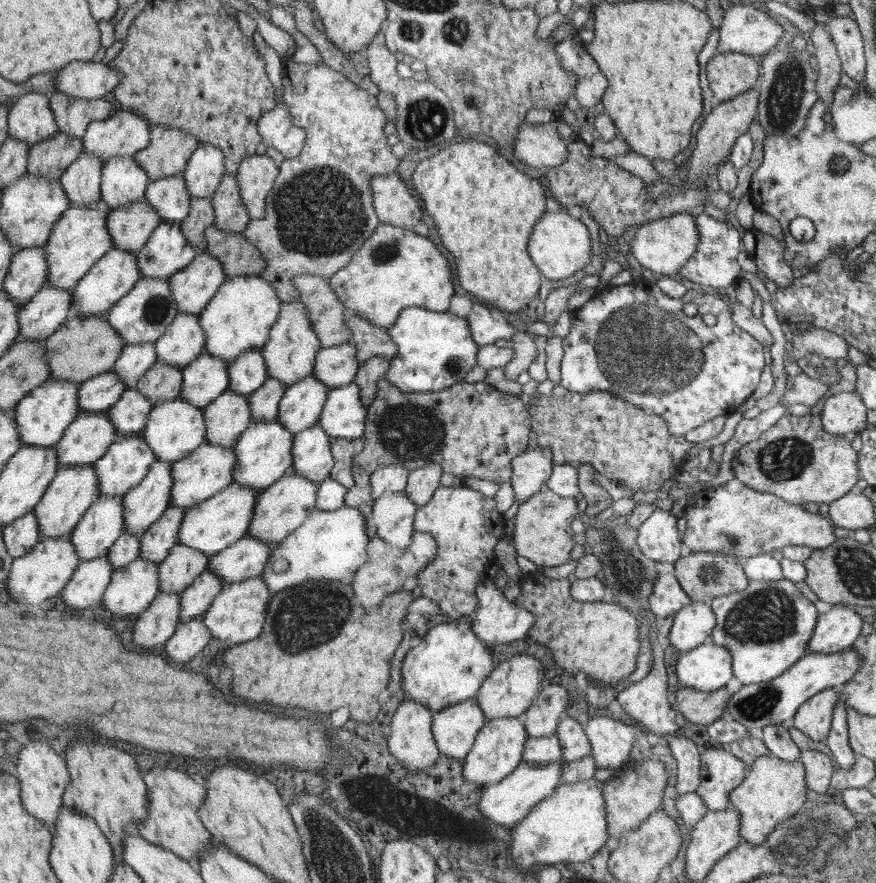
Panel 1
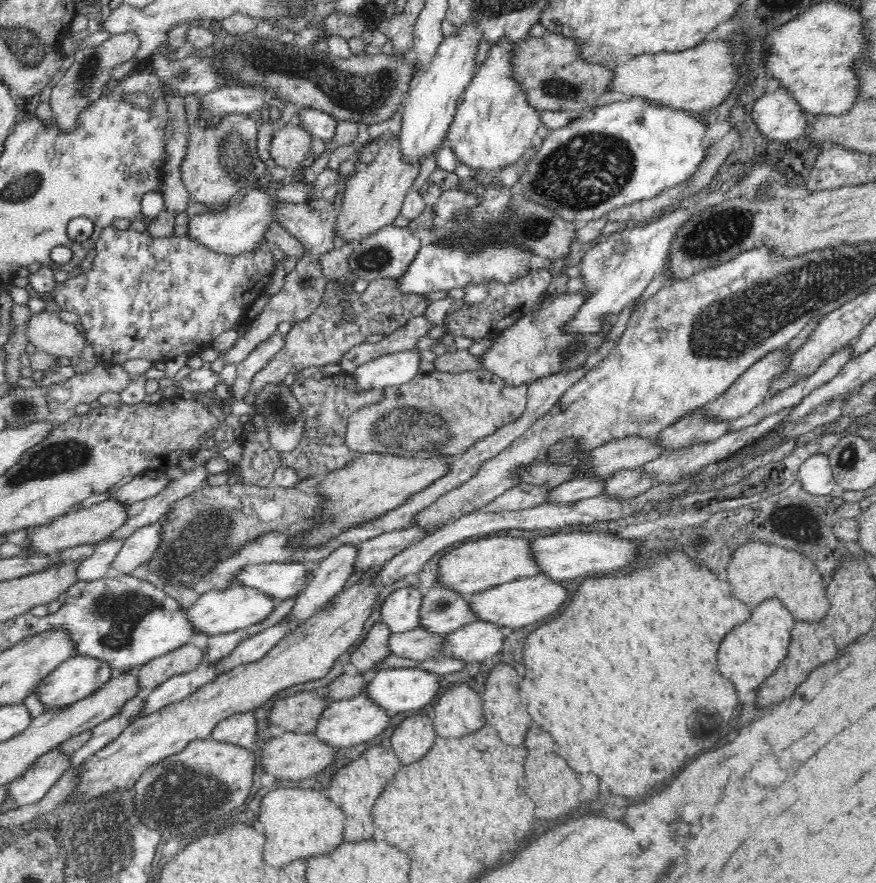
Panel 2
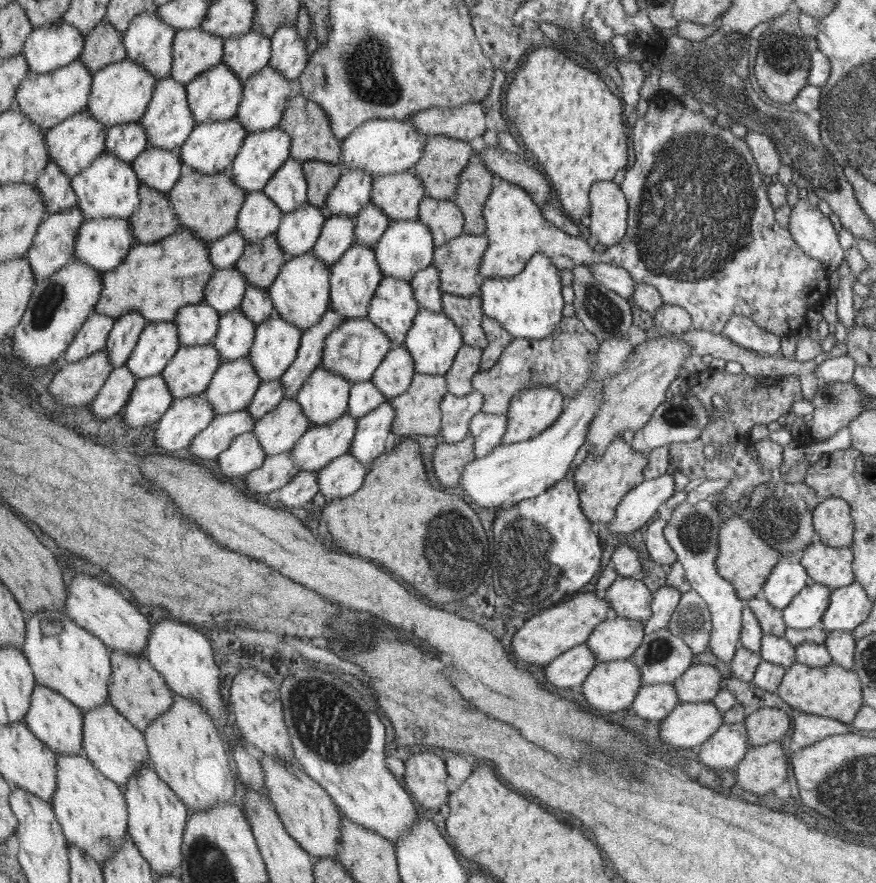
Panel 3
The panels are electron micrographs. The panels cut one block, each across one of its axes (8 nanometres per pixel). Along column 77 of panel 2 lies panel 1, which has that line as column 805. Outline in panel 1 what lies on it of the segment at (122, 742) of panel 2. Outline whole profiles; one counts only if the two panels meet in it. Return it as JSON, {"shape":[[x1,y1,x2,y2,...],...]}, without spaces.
{"shape":[[772,754,758,758,745,781,732,792,731,803,738,810,741,822,741,838,752,846,760,846,769,838,776,826,789,820,803,810,804,802,810,798,805,784,806,768,801,760,782,760]]}

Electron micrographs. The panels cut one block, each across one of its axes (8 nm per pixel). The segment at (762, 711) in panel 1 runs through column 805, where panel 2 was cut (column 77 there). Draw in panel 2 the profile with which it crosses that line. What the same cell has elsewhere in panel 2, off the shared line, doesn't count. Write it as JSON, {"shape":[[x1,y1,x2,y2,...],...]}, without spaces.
{"shape":[[75,653,68,660,61,662,50,674,46,675,46,678,43,678,38,683,35,695,45,705,45,709,60,710,60,708,66,708,66,706,70,706,70,704,74,704,74,702,78,702,78,700,94,694,110,678,111,668,109,664,91,656]]}

